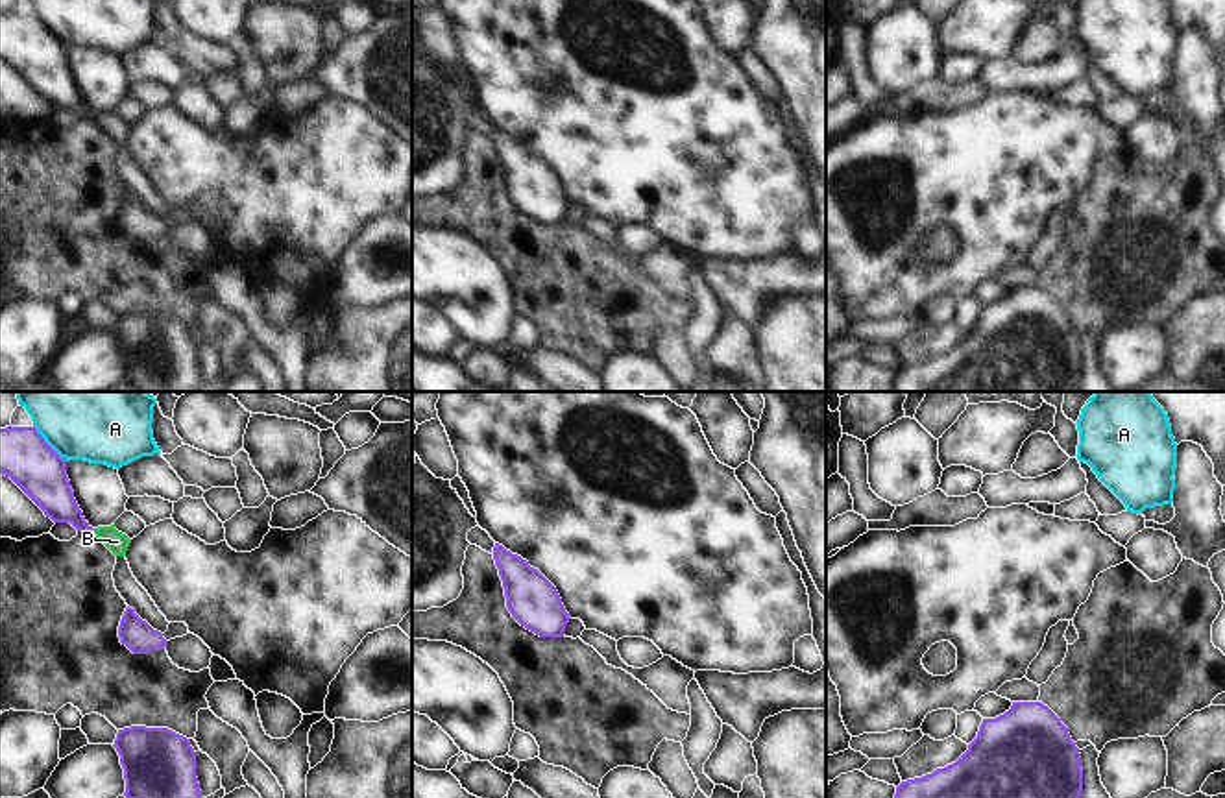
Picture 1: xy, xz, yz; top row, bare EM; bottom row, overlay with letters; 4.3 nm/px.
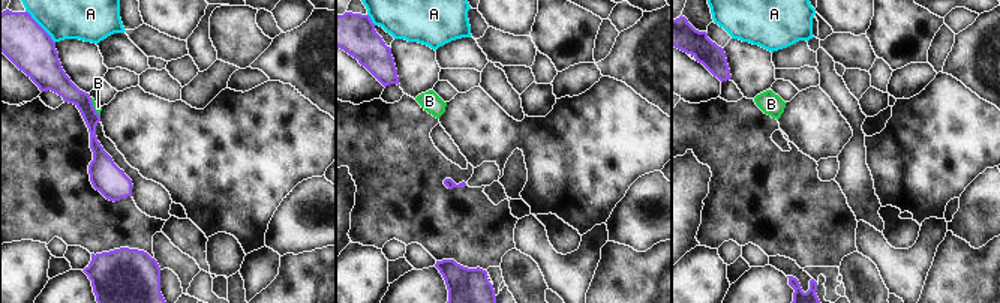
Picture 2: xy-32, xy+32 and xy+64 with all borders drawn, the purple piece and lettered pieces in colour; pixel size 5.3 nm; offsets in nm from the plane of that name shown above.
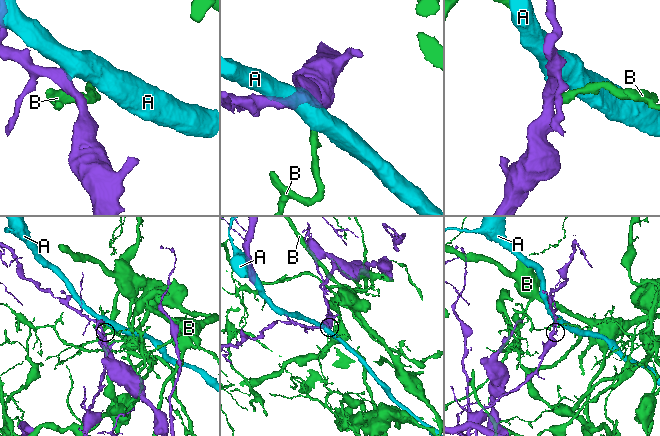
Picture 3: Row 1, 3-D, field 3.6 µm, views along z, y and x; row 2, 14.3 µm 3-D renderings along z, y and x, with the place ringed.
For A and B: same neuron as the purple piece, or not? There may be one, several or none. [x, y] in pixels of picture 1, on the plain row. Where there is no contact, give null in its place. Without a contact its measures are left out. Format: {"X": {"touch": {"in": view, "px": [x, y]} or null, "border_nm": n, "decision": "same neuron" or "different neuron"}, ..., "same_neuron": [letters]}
{"A": {"touch": {"in": "xy", "px": [47, 30]}, "border_nm": 220, "decision": "different neuron"}, "B": {"touch": {"in": "xy", "px": [95, 117]}, "border_nm": 30, "decision": "different neuron"}, "same_neuron": []}

